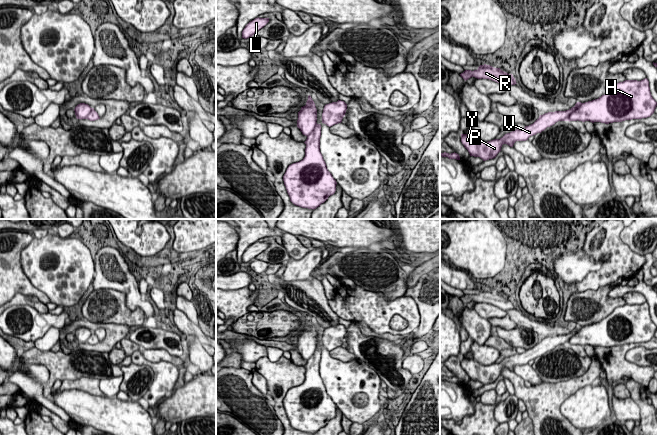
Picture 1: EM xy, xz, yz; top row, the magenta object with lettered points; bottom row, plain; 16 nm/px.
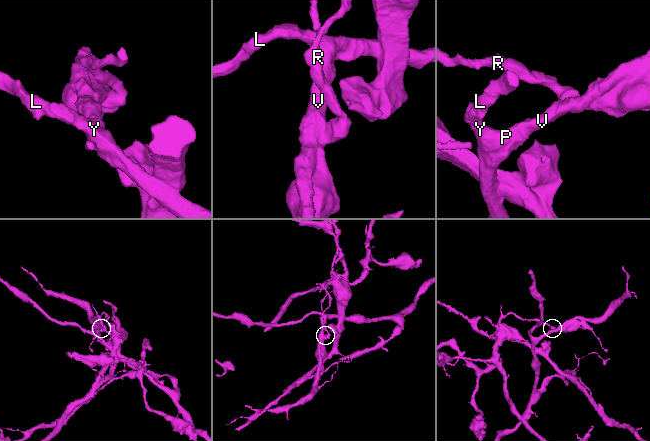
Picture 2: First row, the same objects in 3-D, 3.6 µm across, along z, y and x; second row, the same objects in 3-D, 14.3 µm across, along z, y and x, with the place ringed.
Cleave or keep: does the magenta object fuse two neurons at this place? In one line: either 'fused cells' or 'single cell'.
fused cells

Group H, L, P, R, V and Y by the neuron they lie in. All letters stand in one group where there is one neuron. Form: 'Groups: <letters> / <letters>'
Groups: H R / L P V Y

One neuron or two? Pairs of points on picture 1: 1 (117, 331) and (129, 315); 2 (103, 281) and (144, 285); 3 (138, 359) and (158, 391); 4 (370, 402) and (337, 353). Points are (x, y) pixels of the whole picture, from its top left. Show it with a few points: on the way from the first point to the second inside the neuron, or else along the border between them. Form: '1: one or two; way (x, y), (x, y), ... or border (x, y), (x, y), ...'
1: two; border (98, 323), (122, 323), (129, 327)
2: two; border (137, 282), (139, 292), (146, 298)
3: one; way (148, 363), (158, 372), (158, 381)
4: two; border (328, 351), (332, 357), (343, 361), (357, 358)

